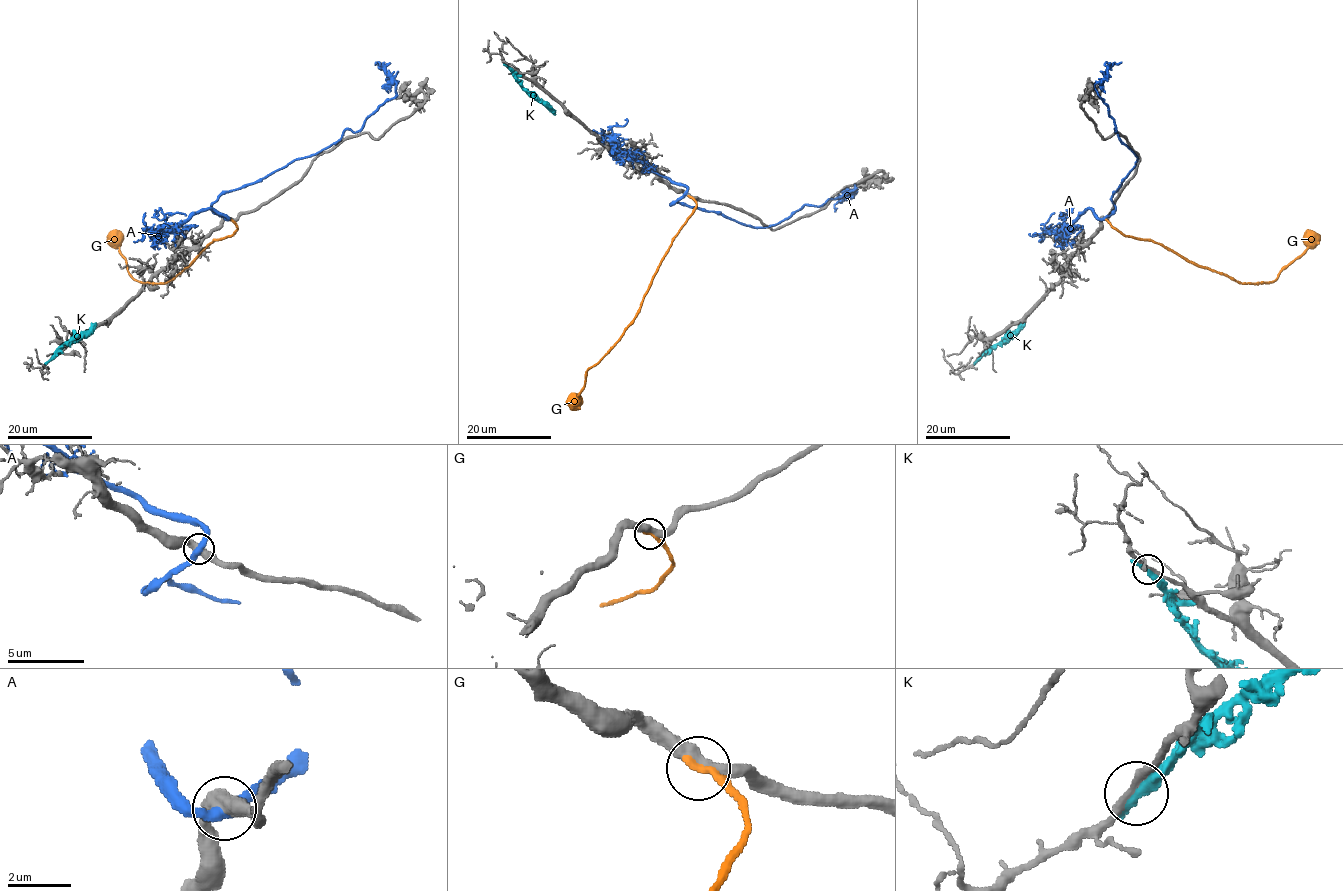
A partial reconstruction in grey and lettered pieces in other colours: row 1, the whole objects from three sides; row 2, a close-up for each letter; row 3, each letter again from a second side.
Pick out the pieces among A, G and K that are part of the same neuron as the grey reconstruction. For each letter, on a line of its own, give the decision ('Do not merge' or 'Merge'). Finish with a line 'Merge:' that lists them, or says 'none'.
A: Do not merge
G: Merge
K: Do not merge
Merge: G

